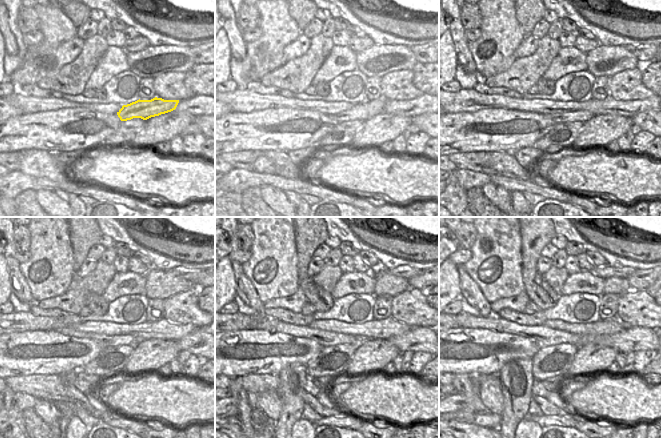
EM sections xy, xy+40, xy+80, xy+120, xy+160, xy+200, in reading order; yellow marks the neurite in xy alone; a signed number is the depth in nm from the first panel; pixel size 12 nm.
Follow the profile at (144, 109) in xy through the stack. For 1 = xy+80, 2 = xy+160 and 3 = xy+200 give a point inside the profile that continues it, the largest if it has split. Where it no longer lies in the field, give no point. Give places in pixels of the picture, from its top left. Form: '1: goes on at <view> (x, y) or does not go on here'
1: goes on at xy+80 (579, 115)
2: goes on at xy+160 (324, 338)
3: goes on at xy+200 (544, 336)

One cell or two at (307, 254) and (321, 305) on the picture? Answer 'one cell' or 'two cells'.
one cell

